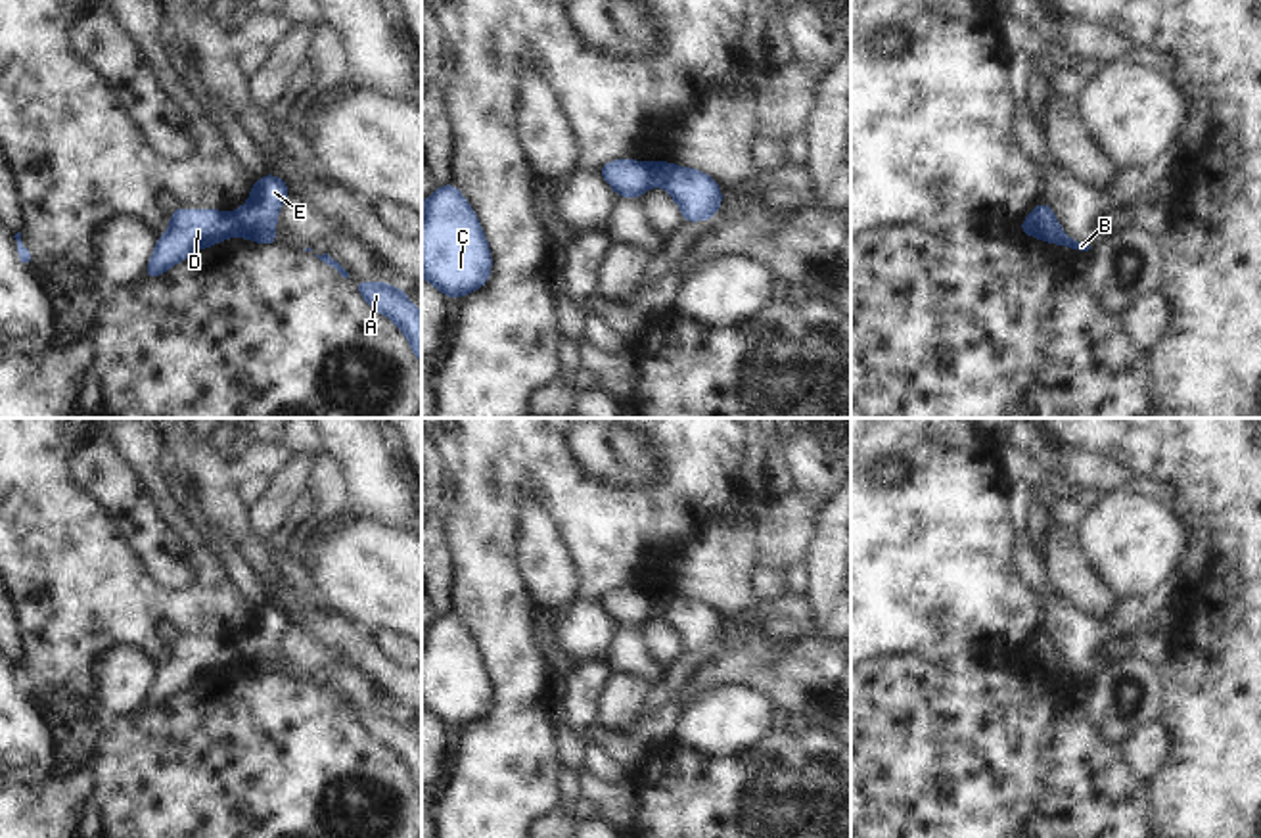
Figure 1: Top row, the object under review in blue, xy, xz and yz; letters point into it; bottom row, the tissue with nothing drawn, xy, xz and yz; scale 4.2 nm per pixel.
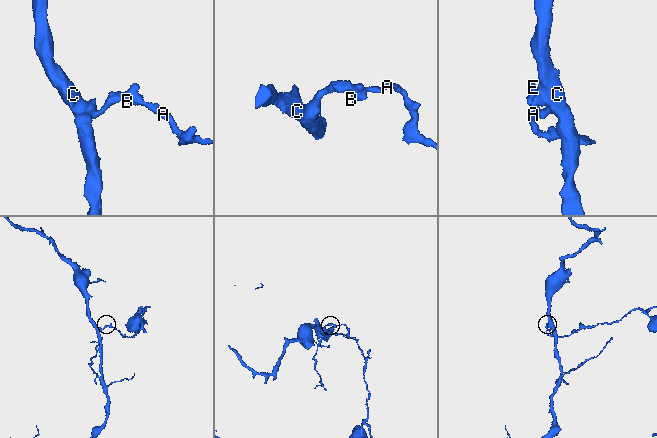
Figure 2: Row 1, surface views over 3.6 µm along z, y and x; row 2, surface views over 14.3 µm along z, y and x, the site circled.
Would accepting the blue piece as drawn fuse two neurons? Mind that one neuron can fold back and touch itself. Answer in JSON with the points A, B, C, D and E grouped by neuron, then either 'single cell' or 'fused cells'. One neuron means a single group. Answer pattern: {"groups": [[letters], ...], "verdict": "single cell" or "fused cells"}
{"groups": [["A", "B", "E"], ["C", "D"]], "verdict": "fused cells"}

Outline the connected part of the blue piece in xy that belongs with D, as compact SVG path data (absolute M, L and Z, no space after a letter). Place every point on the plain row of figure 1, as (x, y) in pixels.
M174 639L167 662L157 667L149 694L142 706L157 708L201 677L240 665L236 642L218 639Z

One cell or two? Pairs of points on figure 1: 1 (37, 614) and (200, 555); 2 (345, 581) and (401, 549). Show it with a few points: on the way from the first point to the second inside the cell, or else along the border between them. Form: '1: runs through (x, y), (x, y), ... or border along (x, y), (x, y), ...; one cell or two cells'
1: runs through (85, 612), (171, 612), (181, 603); one cell
2: runs through (359, 574), (376, 574), (388, 562); one cell

